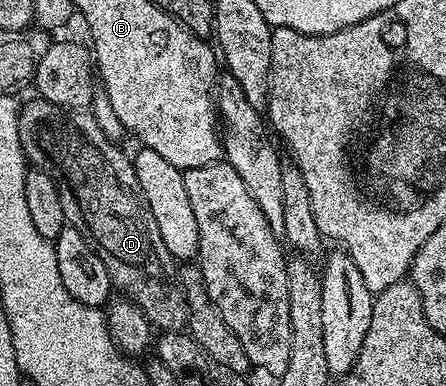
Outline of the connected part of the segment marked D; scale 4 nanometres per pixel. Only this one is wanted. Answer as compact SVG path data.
M34 99L22 106L19 111L19 134L23 155L34 168L45 171L57 183L61 195L61 207L65 211L68 226L81 235L101 255L101 263L111 276L111 284L119 289L126 300L132 301L146 316L156 330L178 333L187 328L187 300L183 289L177 284L177 262L169 255L165 247L165 239L161 239L161 231L157 231L157 219L153 219L153 211L149 211L149 203L145 203L145 195L141 191L141 183L137 183L135 167L130 156L127 157L97 127L95 114L81 109L62 109L57 103L49 103L42 99Z

